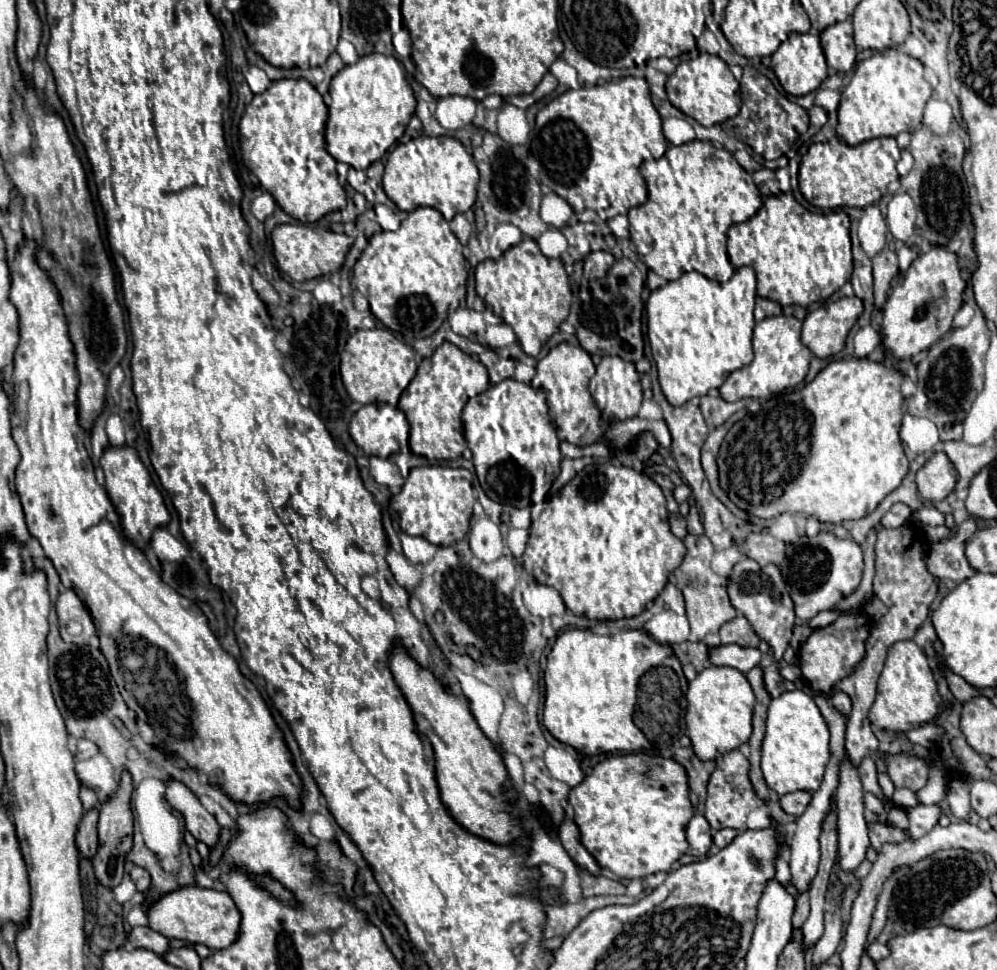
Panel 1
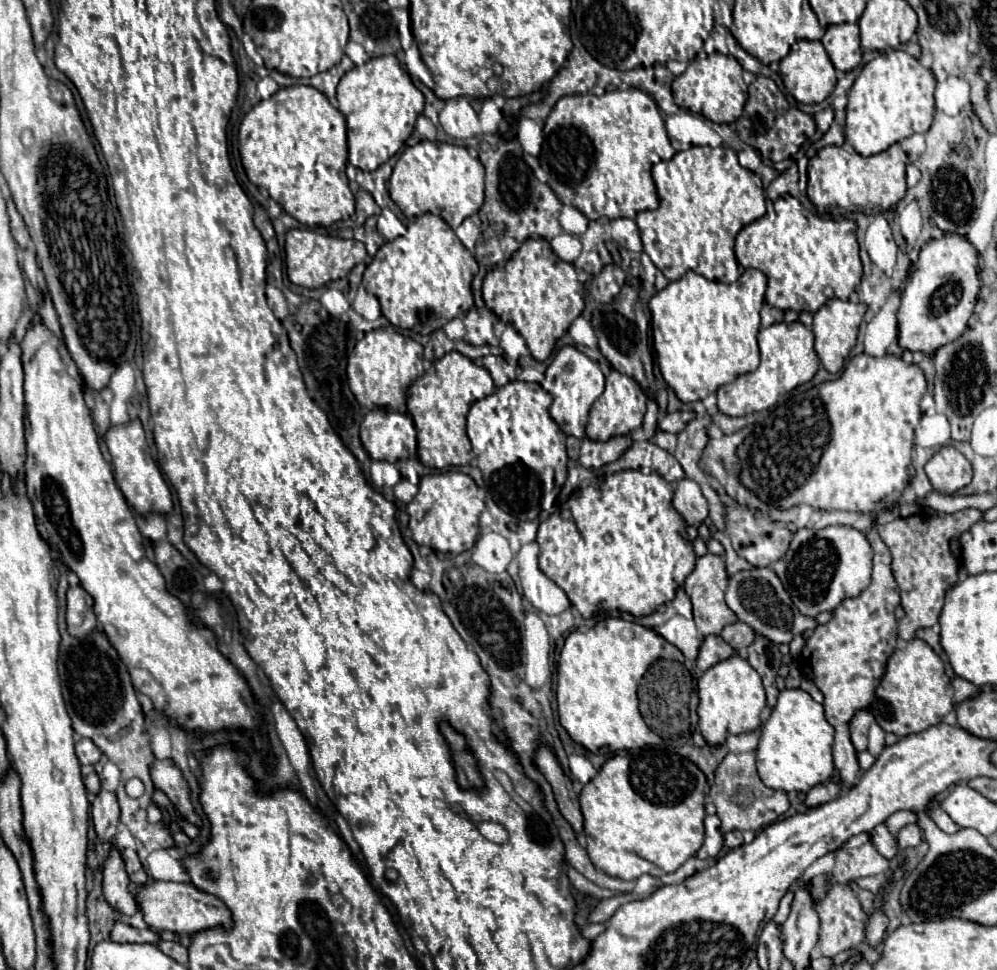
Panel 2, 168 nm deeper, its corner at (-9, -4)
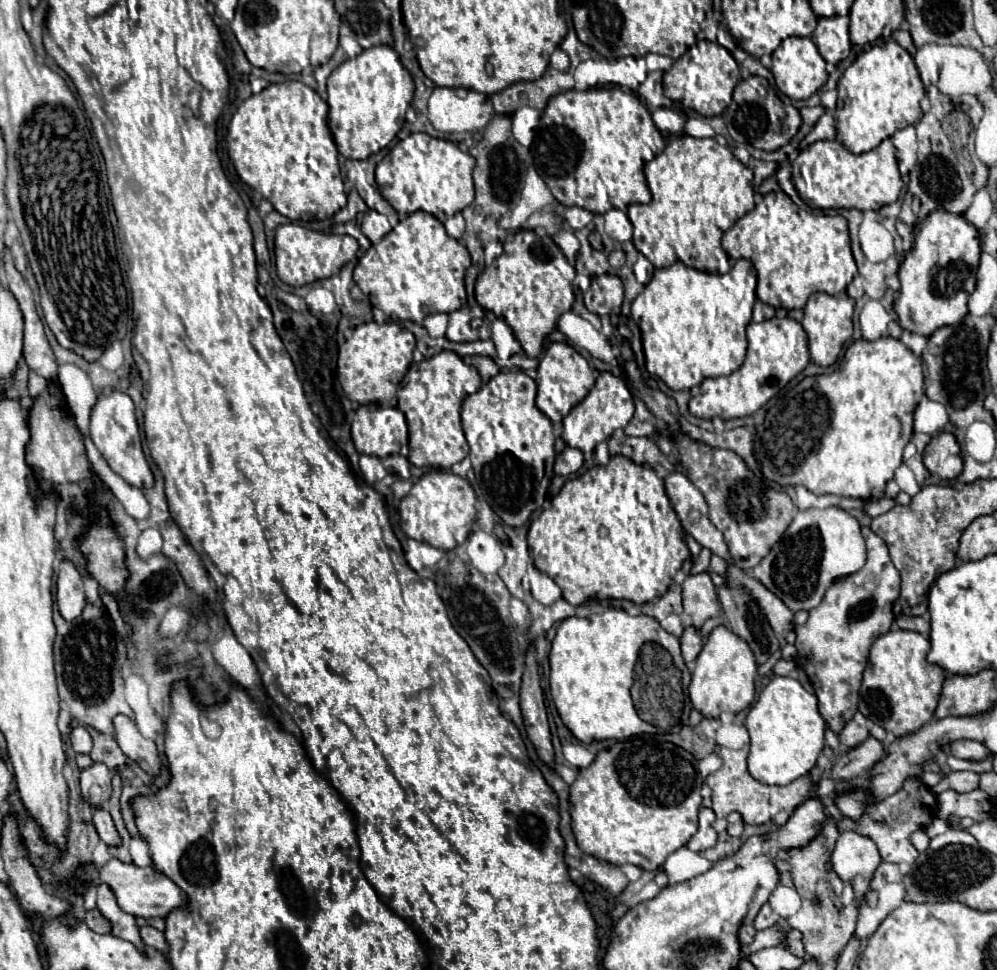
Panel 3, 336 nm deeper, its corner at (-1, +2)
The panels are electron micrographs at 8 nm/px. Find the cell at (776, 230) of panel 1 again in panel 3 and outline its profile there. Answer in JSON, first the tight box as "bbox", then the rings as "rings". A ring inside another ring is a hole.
{"bbox":[723,193,857,309],"rings":[[[767,193],[763,201],[723,233],[723,249],[733,259],[749,259],[757,273],[757,299],[771,307],[803,309],[815,291],[837,295],[857,275],[847,221],[841,215],[811,215],[795,207],[783,193]]]}

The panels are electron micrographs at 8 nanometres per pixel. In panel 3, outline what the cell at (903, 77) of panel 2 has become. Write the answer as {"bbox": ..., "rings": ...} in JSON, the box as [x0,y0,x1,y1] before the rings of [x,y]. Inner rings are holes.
{"bbox":[836,41,925,153],"rings":[[[895,41],[863,51],[843,73],[837,83],[837,93],[836,131],[851,153],[871,151],[885,137],[891,137],[907,125],[915,125],[923,117],[919,103],[925,97],[925,87],[913,57]]]}

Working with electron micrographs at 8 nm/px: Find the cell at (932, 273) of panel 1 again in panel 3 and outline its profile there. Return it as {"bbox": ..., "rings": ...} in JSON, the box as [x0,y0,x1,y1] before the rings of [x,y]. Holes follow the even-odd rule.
{"bbox":[895,209,979,337],"rings":[[[945,209],[929,213],[919,223],[913,247],[899,267],[901,289],[895,299],[899,325],[911,333],[929,337],[939,327],[959,323],[967,315],[967,299],[975,289],[979,253],[979,231],[963,215]]]}

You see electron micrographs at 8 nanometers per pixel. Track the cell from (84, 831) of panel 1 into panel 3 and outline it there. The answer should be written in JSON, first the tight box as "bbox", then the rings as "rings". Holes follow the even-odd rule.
{"bbox":[81,761,111,805],"rings":[[[99,761],[81,771],[81,793],[89,805],[107,805],[111,797],[111,777],[109,767]]]}

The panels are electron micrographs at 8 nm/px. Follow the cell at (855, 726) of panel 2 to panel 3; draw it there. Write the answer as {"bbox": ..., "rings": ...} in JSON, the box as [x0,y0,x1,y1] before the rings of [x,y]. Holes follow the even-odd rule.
{"bbox":[839,713,869,747],"rings":[[[855,713],[855,717],[845,725],[845,729],[839,733],[839,743],[843,747],[855,747],[863,743],[869,737],[867,731],[867,719],[861,713]]]}

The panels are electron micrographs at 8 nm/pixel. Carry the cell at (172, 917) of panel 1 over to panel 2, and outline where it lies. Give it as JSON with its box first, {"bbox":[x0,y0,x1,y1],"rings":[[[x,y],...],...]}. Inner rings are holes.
{"bbox":[135,881,231,935],"rings":[[[149,881],[139,889],[135,897],[139,907],[145,913],[145,923],[155,931],[173,931],[177,935],[195,935],[205,929],[223,927],[231,931],[231,911],[227,905],[211,893],[199,891],[195,885],[189,883],[173,883],[173,881]]]}

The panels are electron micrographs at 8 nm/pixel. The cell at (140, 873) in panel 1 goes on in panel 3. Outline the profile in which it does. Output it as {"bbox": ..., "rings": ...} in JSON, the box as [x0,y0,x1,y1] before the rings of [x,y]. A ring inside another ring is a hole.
{"bbox":[93,807,119,845],"rings":[[[97,807],[95,813],[93,813],[93,825],[101,837],[103,843],[107,845],[119,845],[119,835],[115,831],[115,825],[113,825],[113,819],[109,815],[109,811],[105,807]]]}

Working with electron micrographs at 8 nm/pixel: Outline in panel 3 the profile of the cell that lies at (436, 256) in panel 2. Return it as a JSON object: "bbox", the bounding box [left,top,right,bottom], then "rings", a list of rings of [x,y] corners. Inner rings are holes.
{"bbox":[353,211,471,323],"rings":[[[417,211],[399,221],[357,263],[353,279],[369,297],[371,305],[391,319],[421,323],[433,313],[451,313],[463,307],[465,271],[471,265],[469,251],[447,235],[441,221]]]}

